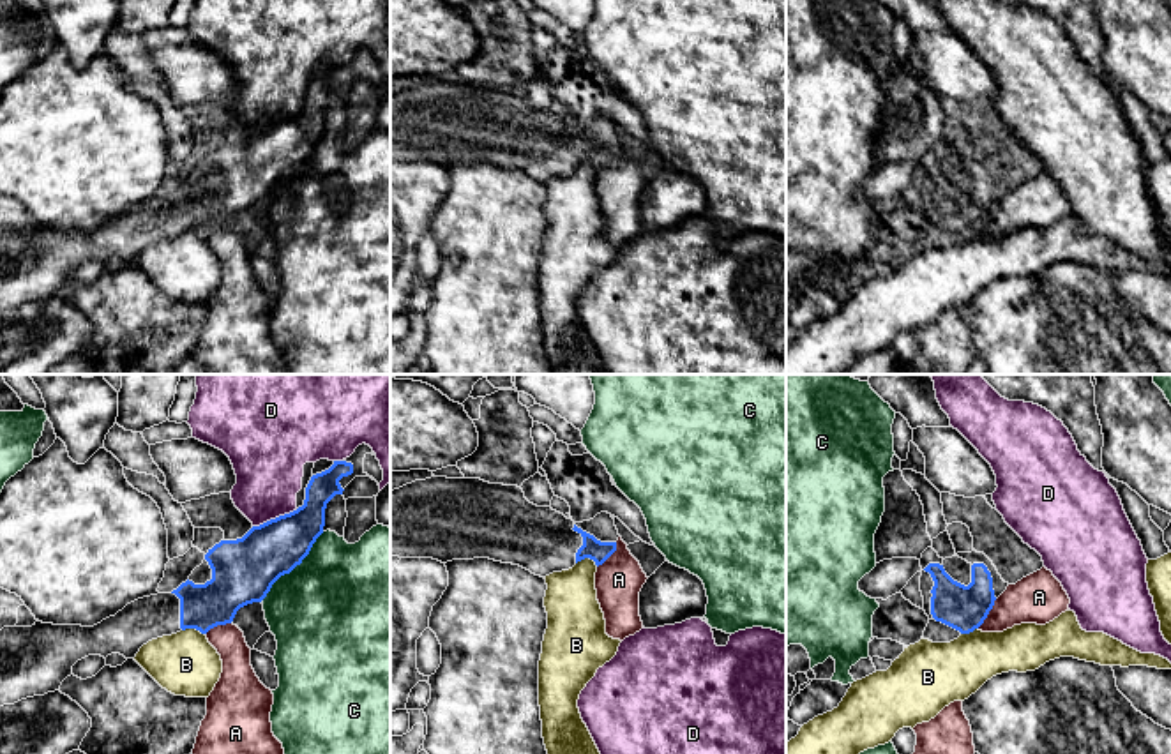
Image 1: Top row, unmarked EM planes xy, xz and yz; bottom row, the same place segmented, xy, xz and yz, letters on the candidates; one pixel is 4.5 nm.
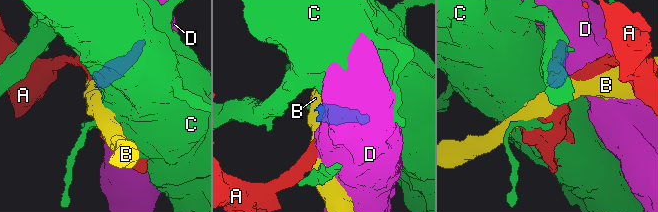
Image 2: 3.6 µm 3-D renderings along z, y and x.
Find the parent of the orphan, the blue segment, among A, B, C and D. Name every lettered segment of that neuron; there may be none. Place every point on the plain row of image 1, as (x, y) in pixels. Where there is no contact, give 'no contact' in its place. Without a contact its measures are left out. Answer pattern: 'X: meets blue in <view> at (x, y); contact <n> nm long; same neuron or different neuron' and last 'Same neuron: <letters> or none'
A: meets blue in yz at (988, 218); contact 160 nm long; different neuron
B: meets blue in xz at (587, 161); contact 110 nm long; different neuron
C: meets blue in xy at (294, 172); contact 440 nm long; different neuron
D: meets blue in xy at (276, 122); contact 220 nm long; different neuron
Same neuron: none

